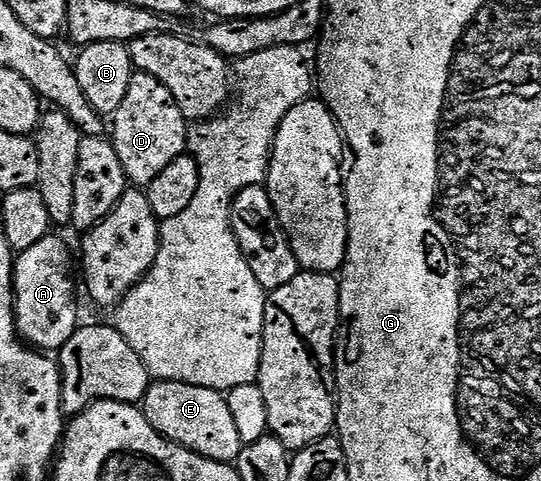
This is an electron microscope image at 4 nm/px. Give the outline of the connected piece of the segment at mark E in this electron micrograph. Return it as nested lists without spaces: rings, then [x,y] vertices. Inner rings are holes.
[[[156,380],[148,385],[142,411],[156,432],[161,432],[165,438],[194,454],[223,464],[232,464],[238,458],[242,445],[234,426],[234,414],[230,414],[223,391],[186,382]]]

